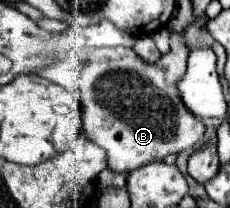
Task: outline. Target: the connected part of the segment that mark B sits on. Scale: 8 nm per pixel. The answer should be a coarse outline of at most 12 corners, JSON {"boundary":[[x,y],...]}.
{"boundary":[[89,48],[37,72],[79,100],[115,172],[193,150],[175,90],[189,50]]}

